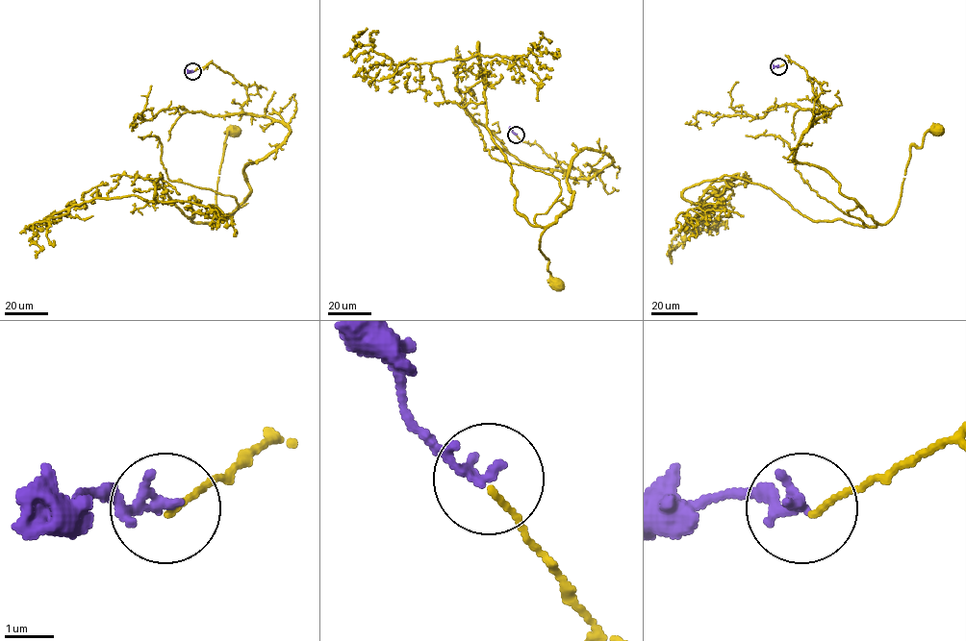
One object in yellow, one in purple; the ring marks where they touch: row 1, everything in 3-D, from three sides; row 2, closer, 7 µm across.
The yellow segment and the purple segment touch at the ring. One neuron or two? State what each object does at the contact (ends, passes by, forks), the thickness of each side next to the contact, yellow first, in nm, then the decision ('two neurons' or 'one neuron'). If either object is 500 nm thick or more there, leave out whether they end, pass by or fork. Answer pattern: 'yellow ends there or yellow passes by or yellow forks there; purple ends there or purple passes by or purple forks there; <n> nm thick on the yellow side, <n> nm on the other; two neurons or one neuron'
yellow ends there; purple passes by; 100 nm thick on the yellow side, 170 nm on the other; one neuron

